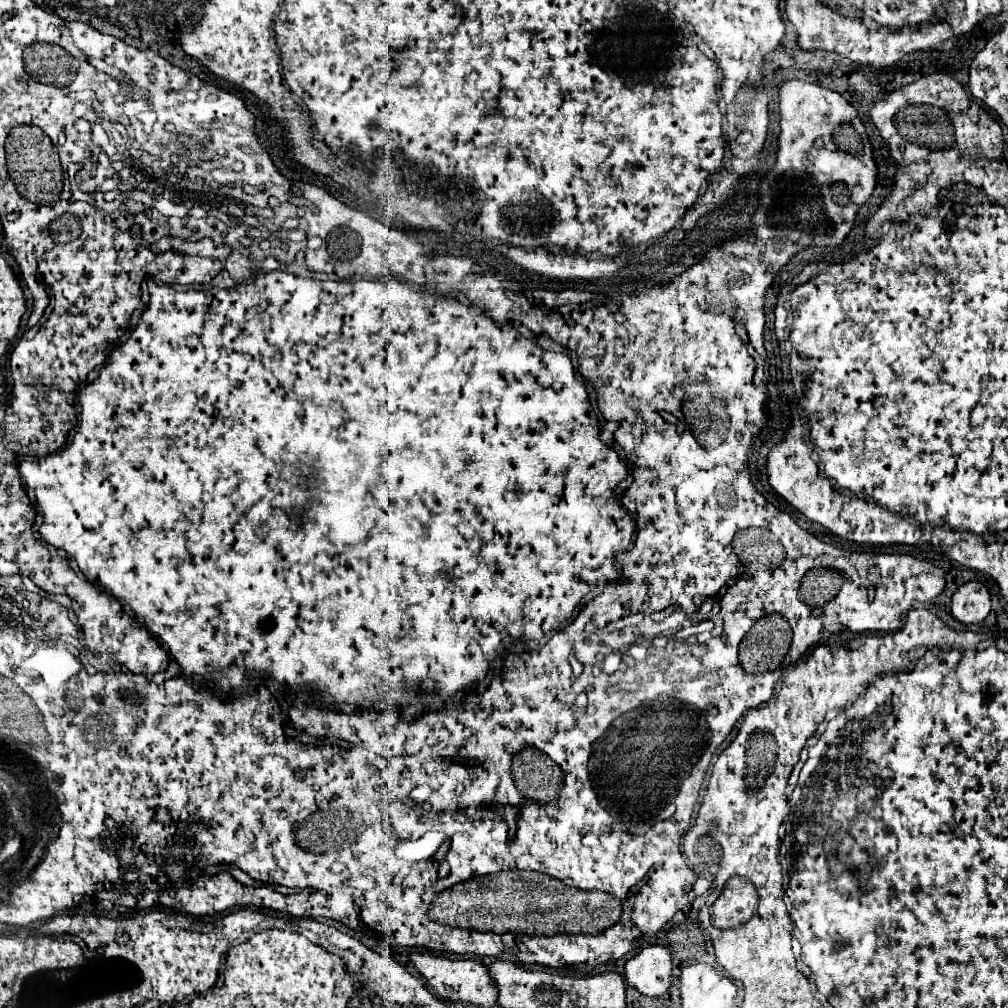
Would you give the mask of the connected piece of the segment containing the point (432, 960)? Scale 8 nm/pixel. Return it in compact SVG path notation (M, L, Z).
M413 953L411 961L441 999L465 1001L465 1003L483 1005L483 1007L497 1005L499 993L497 993L497 985L493 981L487 965L481 965L477 961L451 961L451 959L445 959L439 955L429 955L429 953Z

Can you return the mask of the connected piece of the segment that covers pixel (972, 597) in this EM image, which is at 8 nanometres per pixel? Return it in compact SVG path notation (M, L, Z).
M969 581L953 595L953 617L965 625L983 621L991 611L991 595L979 581Z

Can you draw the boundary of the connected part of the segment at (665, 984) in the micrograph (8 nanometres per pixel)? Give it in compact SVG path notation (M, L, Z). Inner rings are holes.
M661 945L645 947L625 965L625 979L647 997L665 997L671 989L671 953Z

